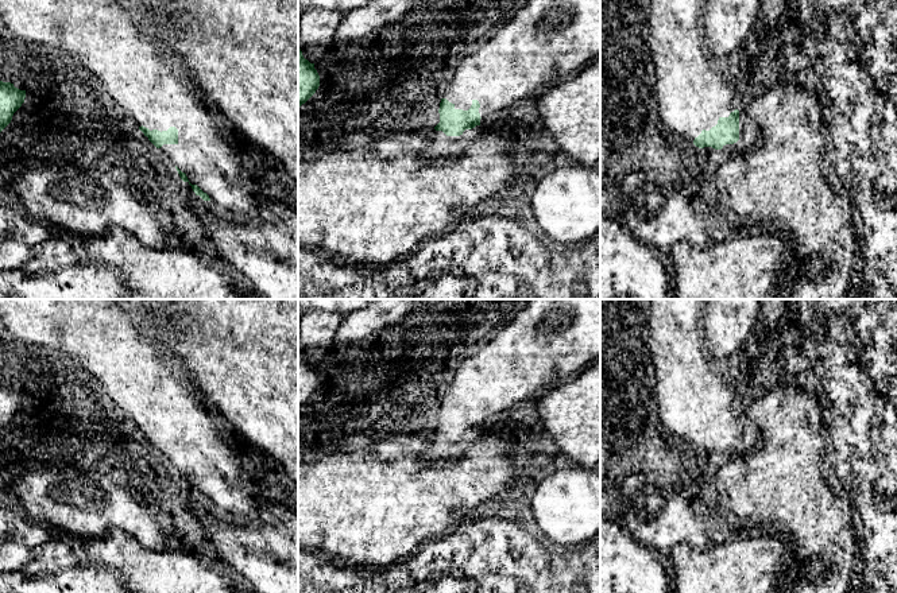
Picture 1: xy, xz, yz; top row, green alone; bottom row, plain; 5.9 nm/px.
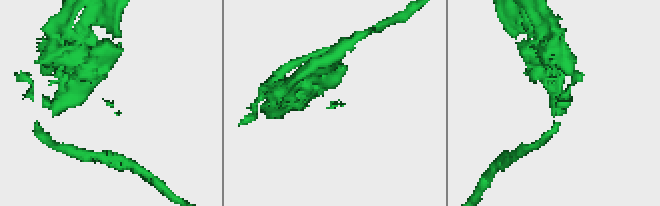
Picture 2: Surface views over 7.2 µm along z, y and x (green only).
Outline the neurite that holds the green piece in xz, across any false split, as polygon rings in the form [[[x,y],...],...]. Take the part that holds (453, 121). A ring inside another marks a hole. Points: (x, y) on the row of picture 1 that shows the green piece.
[[[441,98],[440,109],[436,119],[422,125],[403,128],[399,133],[410,131],[421,131],[428,139],[446,139],[455,147],[459,146],[460,139],[476,139],[486,128],[484,121],[479,113],[480,104],[472,100],[468,111],[456,109],[455,104],[446,98]]]

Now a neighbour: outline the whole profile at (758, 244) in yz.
[[[758,233],[697,249],[677,241],[666,256],[673,279],[673,299],[770,299],[772,278],[777,274],[777,256],[782,252],[778,236]]]

